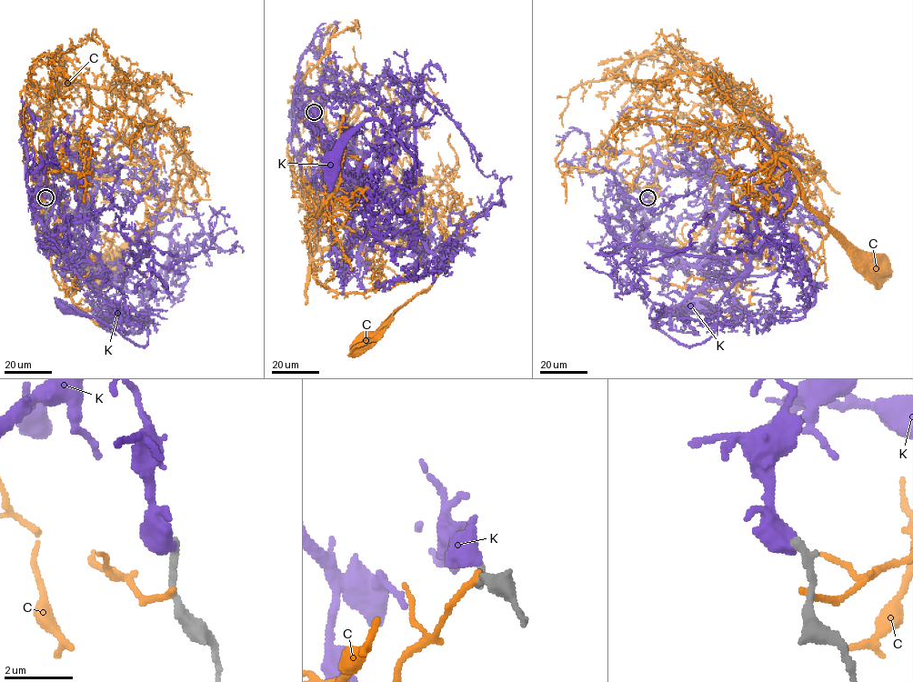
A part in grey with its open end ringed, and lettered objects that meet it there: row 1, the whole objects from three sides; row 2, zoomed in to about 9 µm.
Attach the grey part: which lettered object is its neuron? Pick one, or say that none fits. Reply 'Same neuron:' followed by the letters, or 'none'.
Same neuron: none

